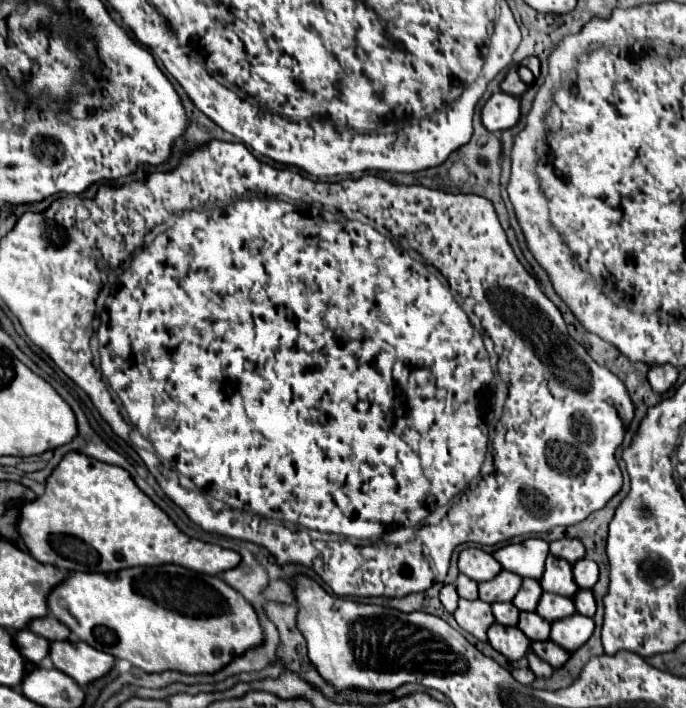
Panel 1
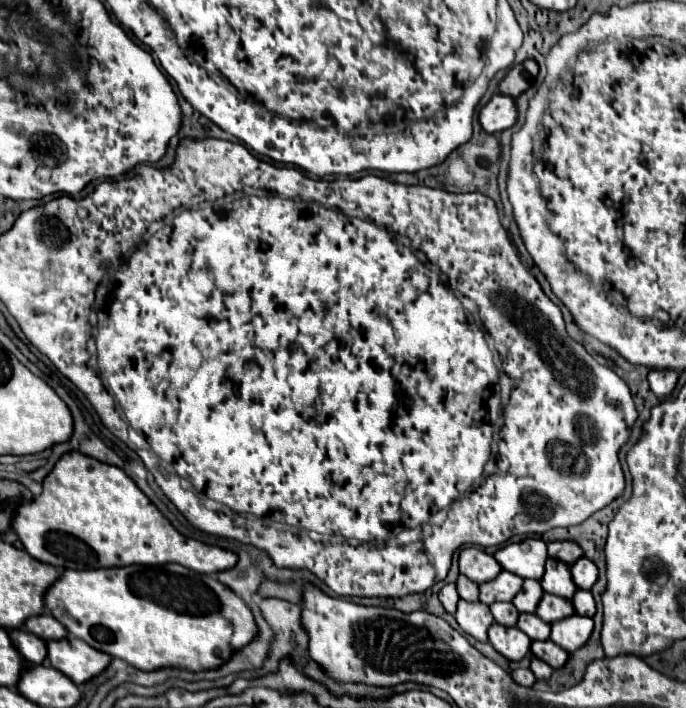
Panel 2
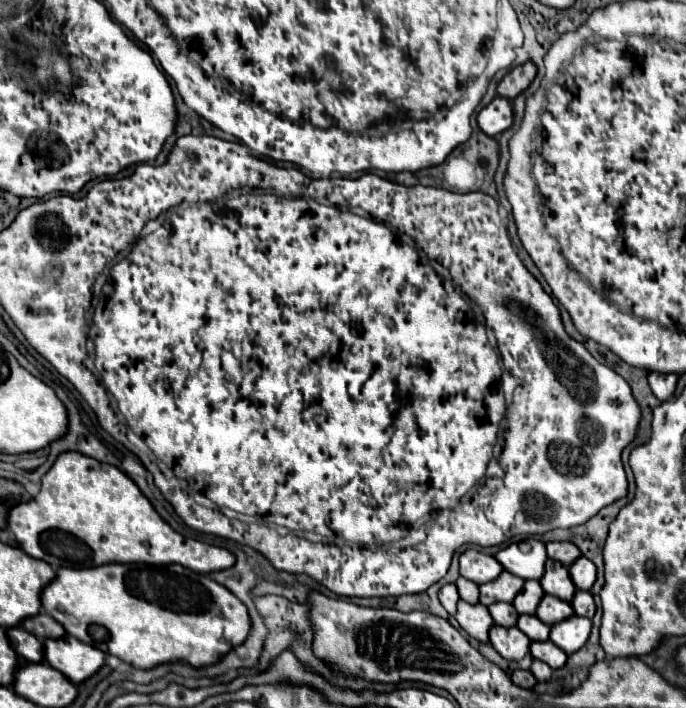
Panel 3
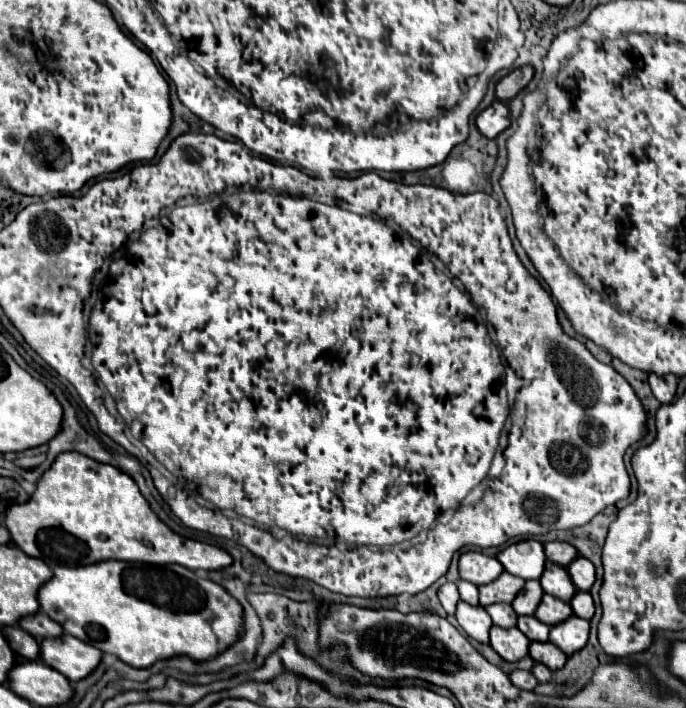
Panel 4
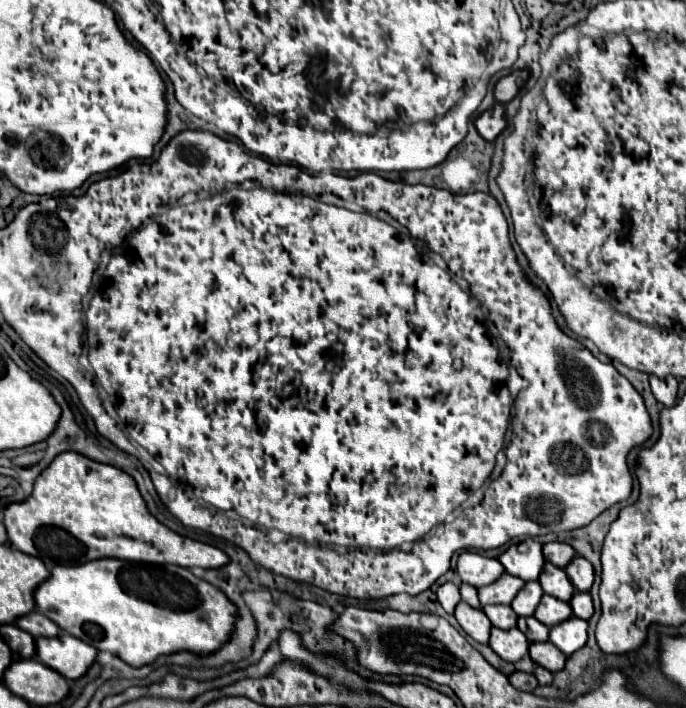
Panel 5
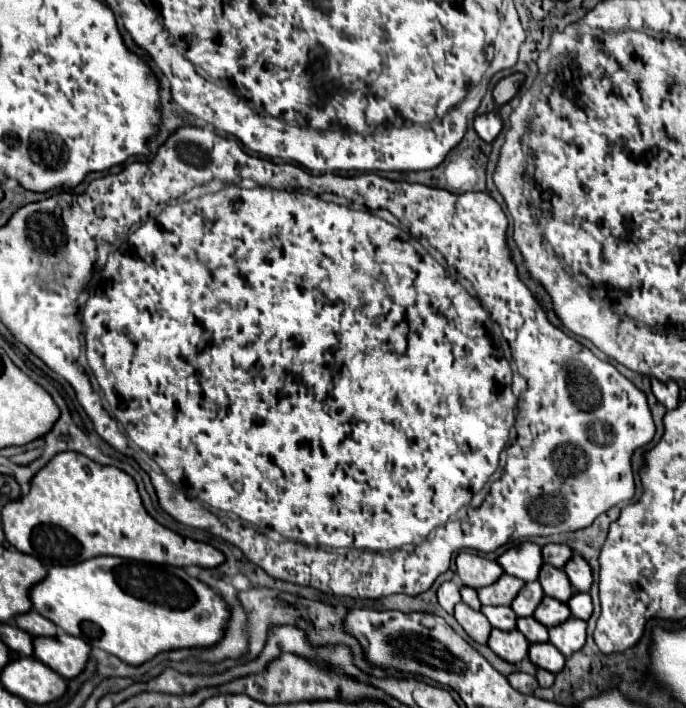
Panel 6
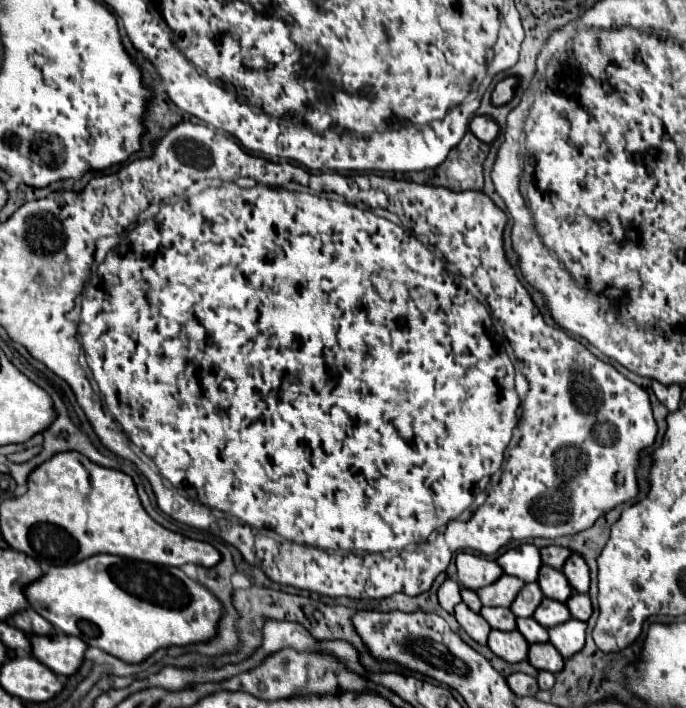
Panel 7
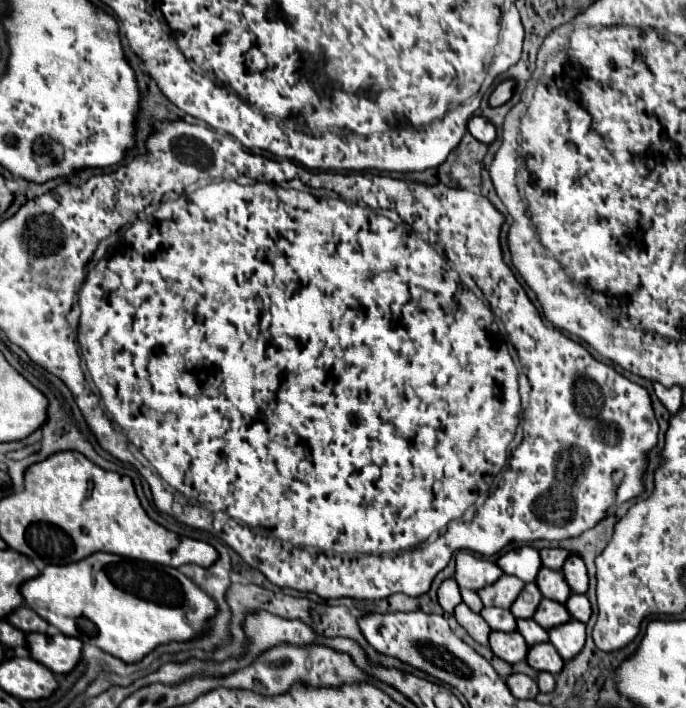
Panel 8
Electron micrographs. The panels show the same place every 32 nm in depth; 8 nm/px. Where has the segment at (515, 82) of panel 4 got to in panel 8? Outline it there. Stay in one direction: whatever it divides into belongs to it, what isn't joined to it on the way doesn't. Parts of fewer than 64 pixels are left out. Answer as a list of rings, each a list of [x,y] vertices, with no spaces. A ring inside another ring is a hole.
[[[504,80],[504,82],[500,82],[500,84],[494,88],[494,92],[490,94],[488,104],[490,104],[492,108],[502,106],[504,102],[510,100],[510,96],[512,96],[512,88],[514,88],[514,80]]]

